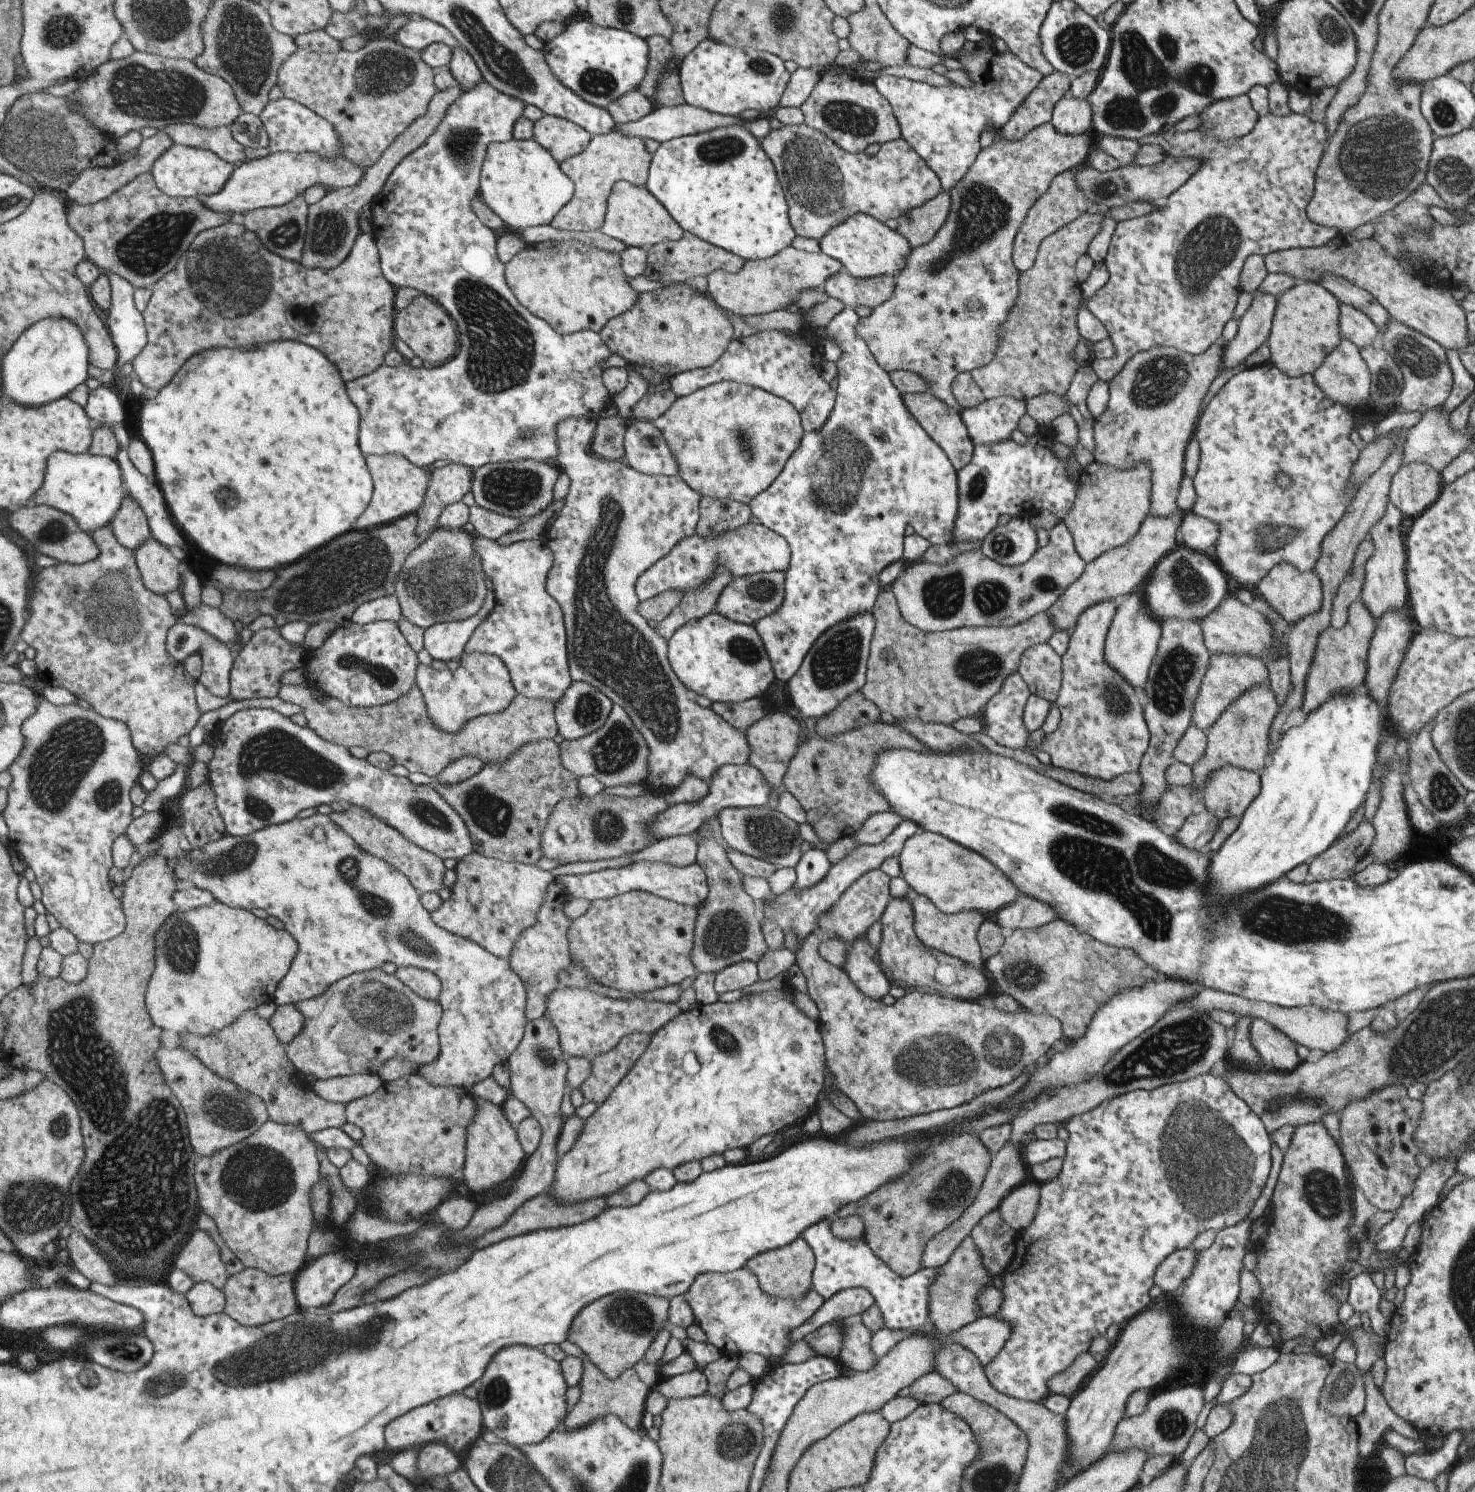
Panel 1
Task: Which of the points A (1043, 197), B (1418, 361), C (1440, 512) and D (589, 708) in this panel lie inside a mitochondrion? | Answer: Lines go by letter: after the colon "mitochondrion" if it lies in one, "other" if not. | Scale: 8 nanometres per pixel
A: other
B: mitochondrion
C: other
D: mitochondrion

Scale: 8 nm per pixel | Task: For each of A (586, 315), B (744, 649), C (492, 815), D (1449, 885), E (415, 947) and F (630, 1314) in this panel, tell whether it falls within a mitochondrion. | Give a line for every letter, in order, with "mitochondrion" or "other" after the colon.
A: other
B: mitochondrion
C: mitochondrion
D: mitochondrion
E: mitochondrion
F: mitochondrion

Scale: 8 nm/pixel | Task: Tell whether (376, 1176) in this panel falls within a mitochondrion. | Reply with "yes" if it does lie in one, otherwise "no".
no

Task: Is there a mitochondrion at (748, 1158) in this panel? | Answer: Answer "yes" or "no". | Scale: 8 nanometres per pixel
no

